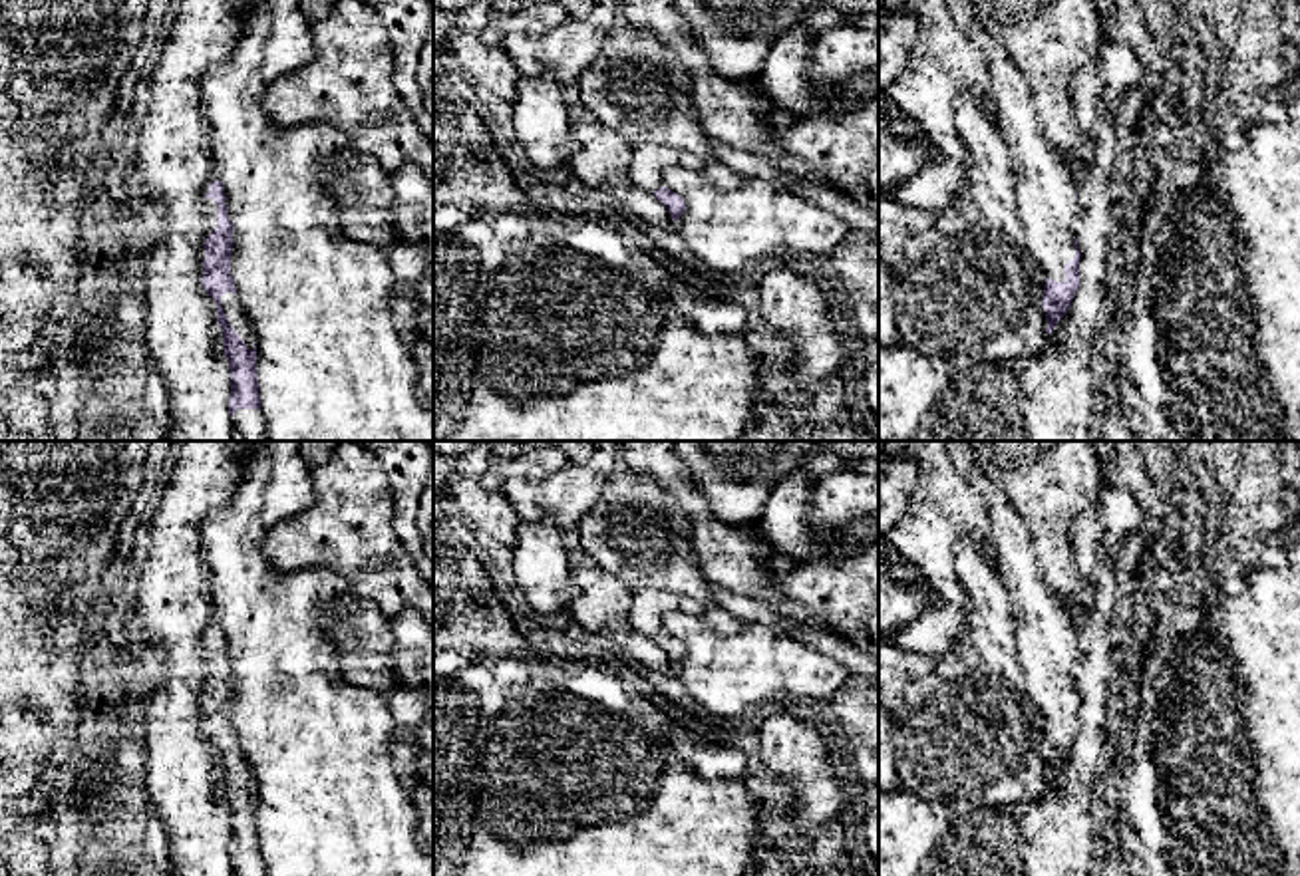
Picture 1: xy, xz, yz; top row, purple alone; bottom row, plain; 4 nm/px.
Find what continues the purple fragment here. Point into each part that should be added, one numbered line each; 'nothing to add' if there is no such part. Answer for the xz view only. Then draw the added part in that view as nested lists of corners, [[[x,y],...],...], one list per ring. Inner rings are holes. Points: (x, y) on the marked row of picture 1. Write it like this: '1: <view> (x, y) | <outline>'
1: xz (649, 161) | [[[634,145],[628,179],[638,189],[658,191],[664,187],[662,171],[676,163],[678,149],[666,145]]]

